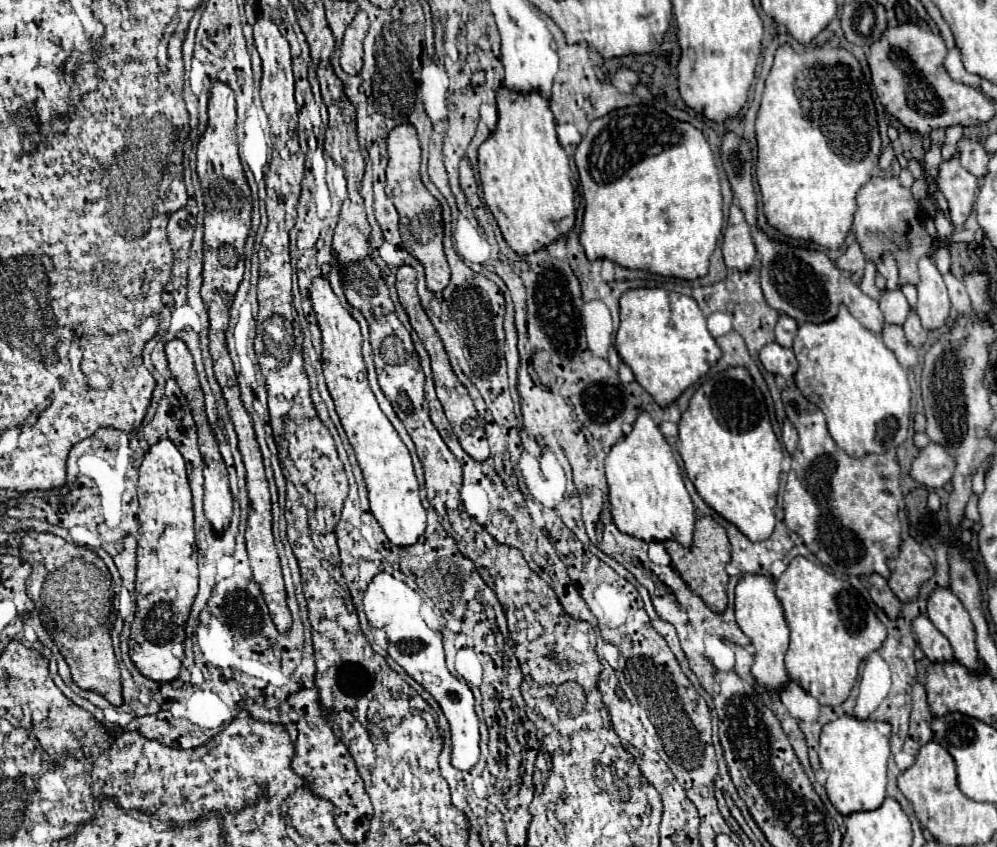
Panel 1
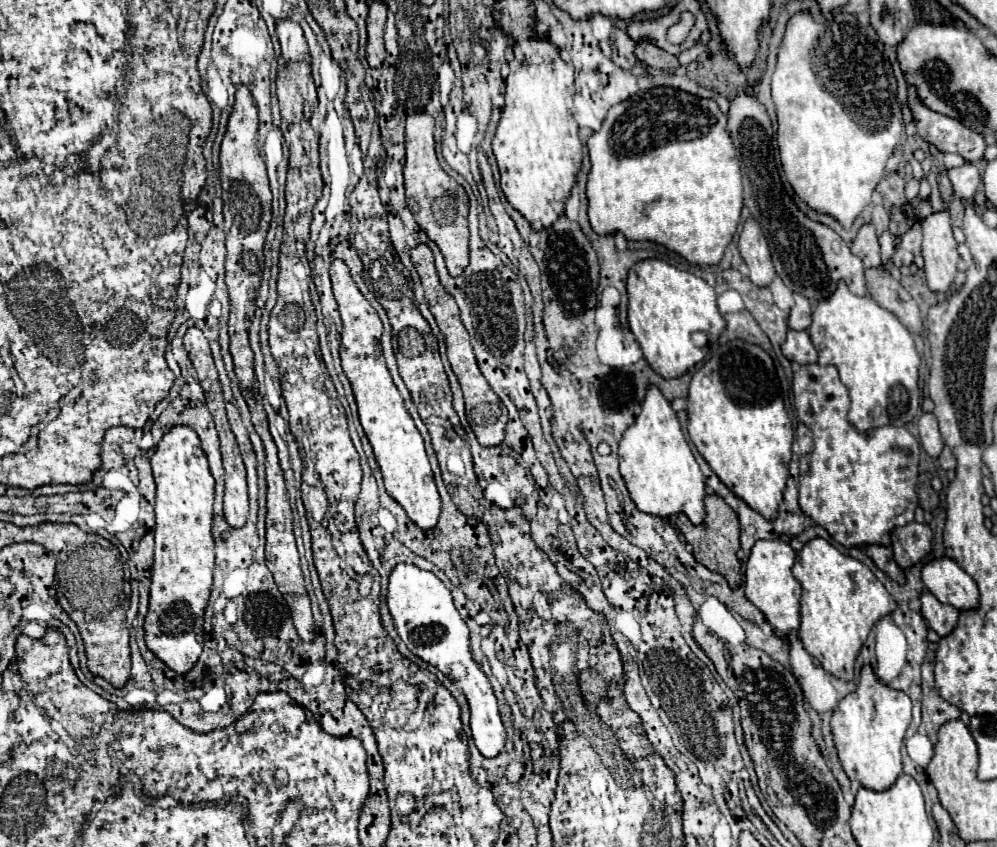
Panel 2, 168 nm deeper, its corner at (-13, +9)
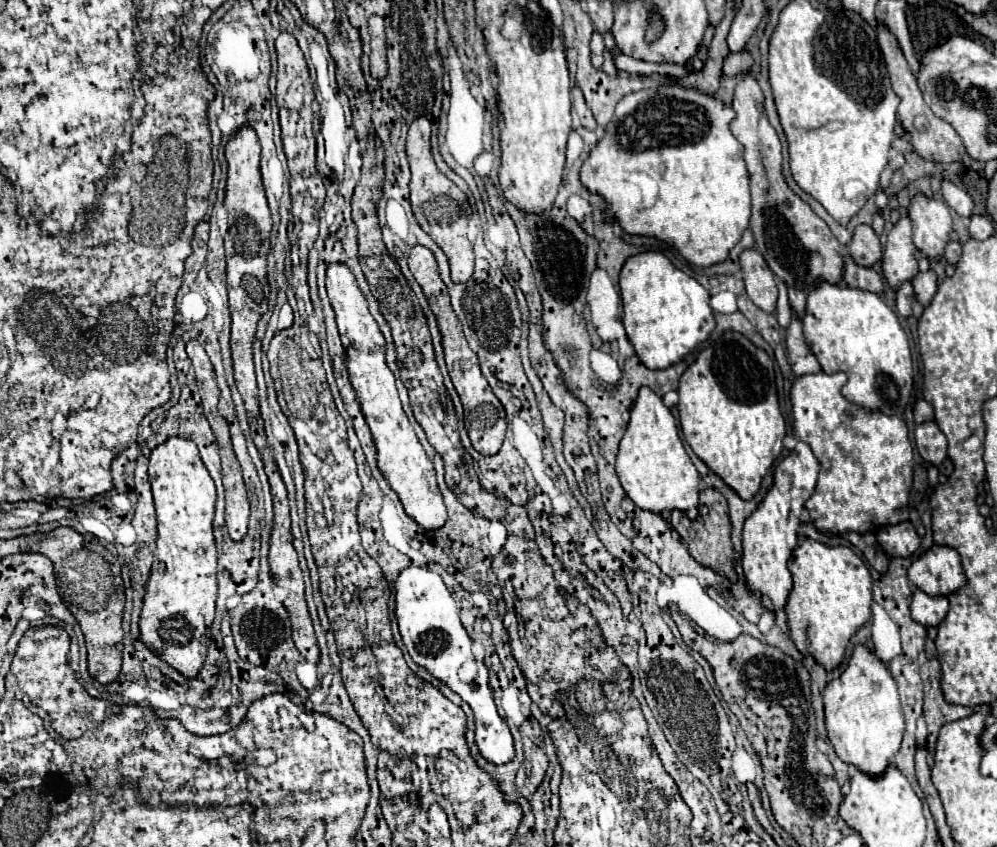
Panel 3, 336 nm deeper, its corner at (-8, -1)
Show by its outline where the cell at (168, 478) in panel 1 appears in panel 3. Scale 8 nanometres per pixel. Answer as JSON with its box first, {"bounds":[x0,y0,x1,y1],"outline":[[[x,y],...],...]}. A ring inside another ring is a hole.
{"bounds":[141,438,217,678],"outline":[[[169,438],[151,452],[149,458],[149,482],[153,486],[153,498],[159,520],[159,536],[155,548],[155,560],[147,582],[147,592],[141,610],[141,642],[151,648],[169,666],[179,670],[185,678],[195,678],[203,668],[209,640],[211,622],[215,618],[217,600],[217,550],[213,540],[213,506],[217,500],[213,478],[201,462],[195,442],[187,438]]]}

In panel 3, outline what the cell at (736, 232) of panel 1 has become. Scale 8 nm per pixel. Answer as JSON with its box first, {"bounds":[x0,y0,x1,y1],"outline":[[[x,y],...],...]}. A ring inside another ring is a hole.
{"bounds":[739,250,777,314],"outline":[[[743,250],[739,256],[741,272],[747,288],[747,296],[755,306],[773,314],[777,308],[777,284],[775,274],[757,250]]]}

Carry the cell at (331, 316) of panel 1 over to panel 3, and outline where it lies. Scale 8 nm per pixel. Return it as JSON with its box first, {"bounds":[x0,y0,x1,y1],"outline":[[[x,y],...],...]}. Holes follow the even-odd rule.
{"bounds":[327,262,447,530],"outline":[[[341,262],[329,264],[327,268],[327,294],[335,310],[341,342],[347,354],[347,368],[351,376],[351,384],[357,392],[357,400],[361,404],[361,410],[365,414],[365,420],[371,428],[375,446],[377,446],[377,462],[379,470],[385,474],[391,488],[397,492],[405,512],[423,528],[423,530],[437,530],[447,520],[447,508],[443,504],[443,496],[437,486],[437,476],[433,462],[425,454],[421,442],[417,440],[417,434],[413,426],[407,420],[407,414],[403,412],[397,388],[395,388],[395,376],[389,370],[385,362],[385,338],[375,322],[375,318],[369,312],[367,300],[351,274],[347,266]]]}

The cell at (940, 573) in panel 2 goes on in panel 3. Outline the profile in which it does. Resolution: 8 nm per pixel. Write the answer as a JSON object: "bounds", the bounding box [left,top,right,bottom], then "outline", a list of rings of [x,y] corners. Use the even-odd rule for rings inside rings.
{"bounds":[909,544,965,596],"outline":[[[933,544],[909,566],[909,580],[923,592],[949,596],[965,584],[965,574],[955,548]]]}

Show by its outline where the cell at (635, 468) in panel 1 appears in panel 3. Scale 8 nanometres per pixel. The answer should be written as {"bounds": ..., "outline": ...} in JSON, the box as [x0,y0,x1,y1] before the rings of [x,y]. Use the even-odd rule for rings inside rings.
{"bounds":[617,386,699,518],"outline":[[[643,386],[633,402],[631,420],[617,452],[617,476],[627,496],[643,510],[661,514],[663,510],[681,510],[697,518],[699,472],[683,448],[675,418],[651,388]]]}

